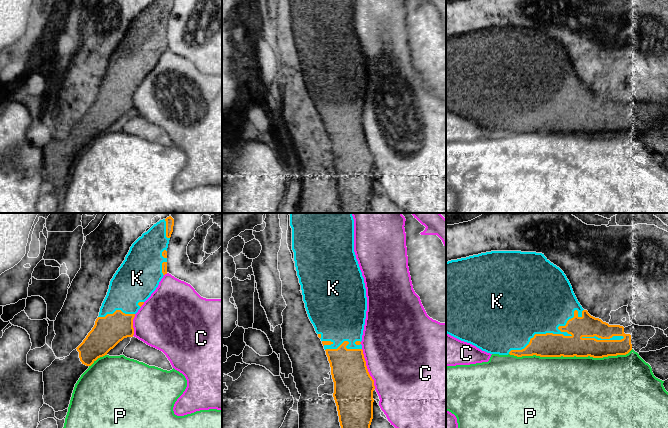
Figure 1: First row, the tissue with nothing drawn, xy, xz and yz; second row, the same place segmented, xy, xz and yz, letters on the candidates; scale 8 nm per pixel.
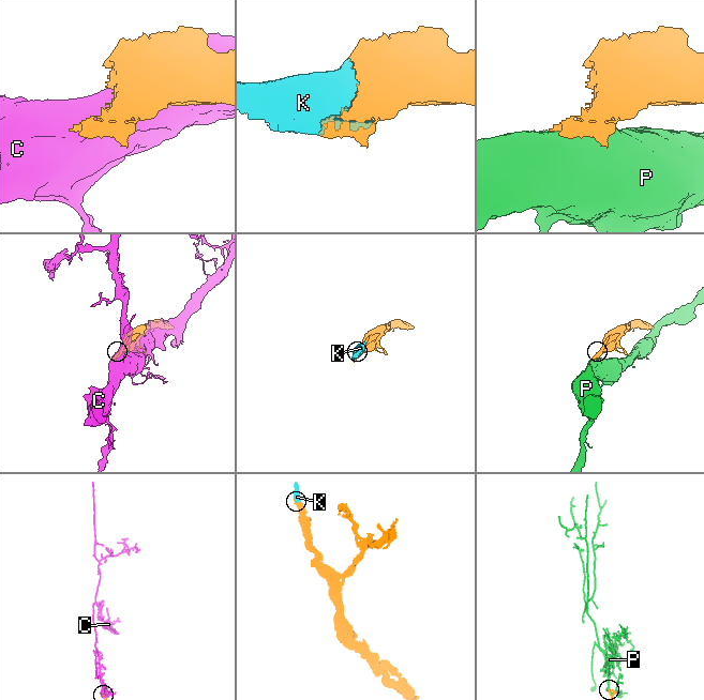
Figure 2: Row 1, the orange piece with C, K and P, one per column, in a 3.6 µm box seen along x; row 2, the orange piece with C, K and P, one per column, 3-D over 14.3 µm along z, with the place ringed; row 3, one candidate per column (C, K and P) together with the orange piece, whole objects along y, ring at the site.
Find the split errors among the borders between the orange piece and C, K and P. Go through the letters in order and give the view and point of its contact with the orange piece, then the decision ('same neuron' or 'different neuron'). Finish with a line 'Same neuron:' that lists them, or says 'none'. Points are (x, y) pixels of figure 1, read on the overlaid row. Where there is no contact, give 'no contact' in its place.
C: xz (367, 369) | different neuron
K: yz (554, 334) | same neuron
P: yz (570, 356) | different neuron
Same neuron: K

